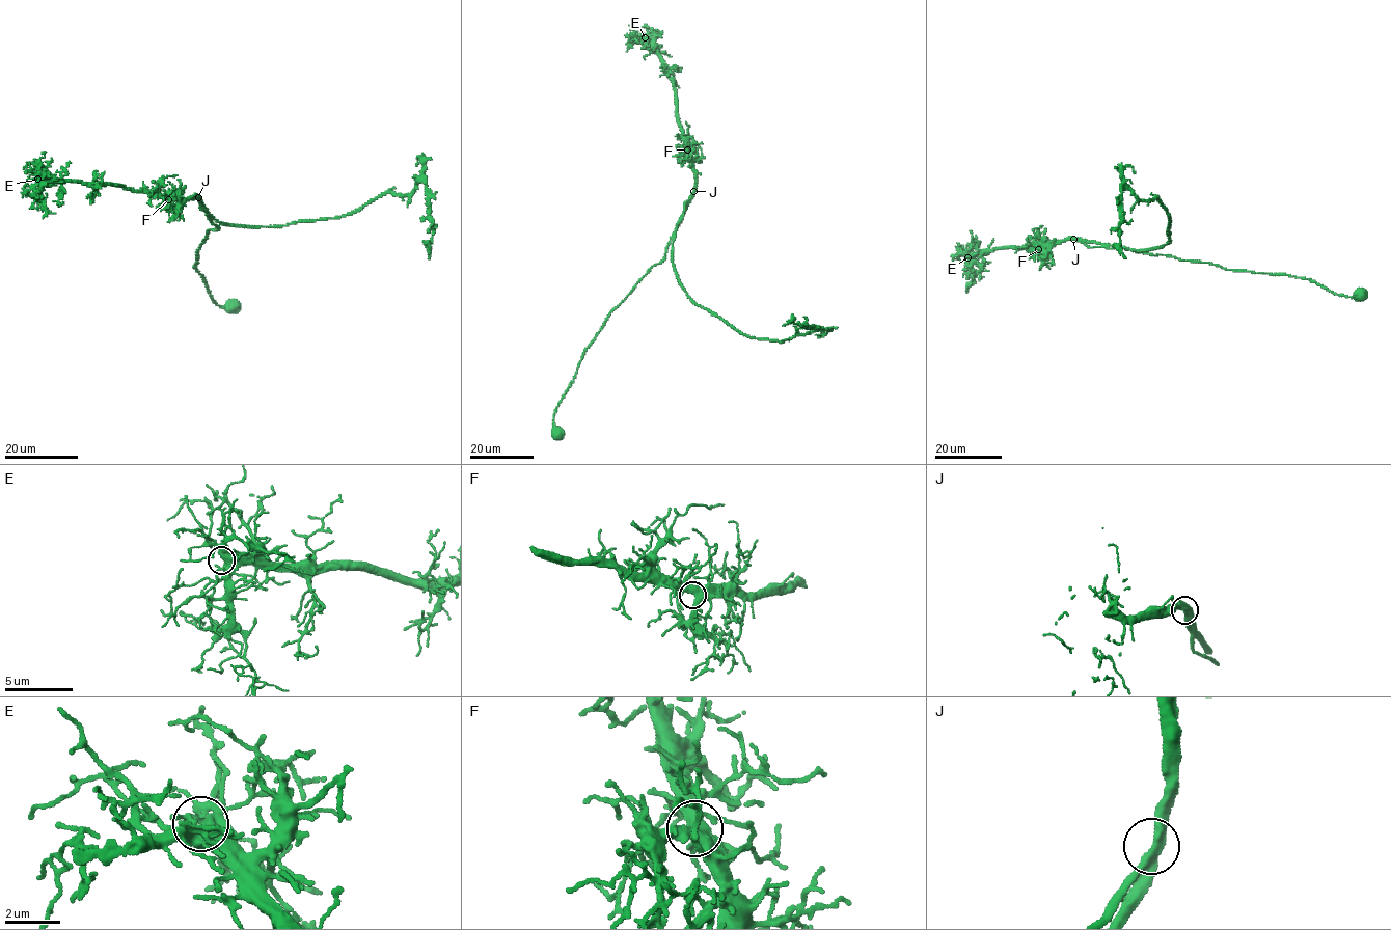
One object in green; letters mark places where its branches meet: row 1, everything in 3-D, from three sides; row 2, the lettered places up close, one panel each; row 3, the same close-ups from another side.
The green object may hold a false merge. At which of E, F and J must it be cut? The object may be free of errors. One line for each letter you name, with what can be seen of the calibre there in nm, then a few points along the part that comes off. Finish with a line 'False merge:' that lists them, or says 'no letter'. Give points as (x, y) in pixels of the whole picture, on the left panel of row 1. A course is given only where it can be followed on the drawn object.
False merge: no letter

